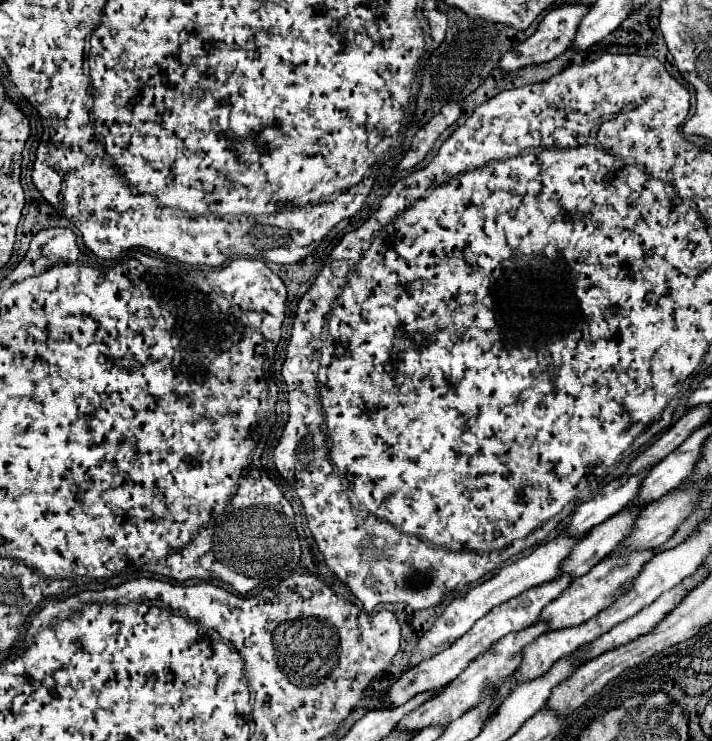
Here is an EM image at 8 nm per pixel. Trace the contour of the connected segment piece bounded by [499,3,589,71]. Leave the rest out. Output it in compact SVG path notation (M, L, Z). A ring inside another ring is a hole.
M571 3L571 5L559 5L555 9L551 9L543 21L539 23L537 31L525 39L521 45L517 45L513 51L507 51L501 61L499 61L499 67L505 69L505 71L517 71L525 65L533 65L533 63L547 63L551 59L555 59L557 55L561 55L565 49L571 47L577 31L579 31L579 23L581 19L587 15L589 7L587 5L581 5L581 3Z

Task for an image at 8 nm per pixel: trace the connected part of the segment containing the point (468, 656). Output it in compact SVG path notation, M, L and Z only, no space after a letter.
M563 573L563 575L559 575L559 577L553 579L553 581L547 581L547 583L541 583L541 585L537 585L537 587L531 587L531 589L523 591L521 595L517 595L517 597L513 597L513 599L509 599L509 601L505 601L505 603L501 603L501 605L497 605L497 607L493 607L485 617L481 617L481 621L479 621L475 627L471 627L471 629L469 629L461 639L457 639L451 647L447 647L445 651L433 655L433 657L427 659L427 661L421 661L419 665L415 665L413 669L409 669L405 675L401 675L401 679L389 687L389 693L387 693L387 697L385 697L385 701L383 701L383 705L393 705L393 703L395 703L395 705L401 705L401 703L405 703L407 699L411 699L411 697L417 695L417 693L443 689L449 681L453 681L455 677L459 677L459 673L463 673L463 671L469 667L469 663L471 663L477 655L487 653L487 649L491 649L501 637L509 635L511 631L521 631L521 629L525 629L525 627L531 627L535 621L539 621L543 607L549 605L551 601L555 601L557 597L561 597L561 593L563 593L565 589L569 589L569 585L571 585L573 581L575 581L573 575Z

